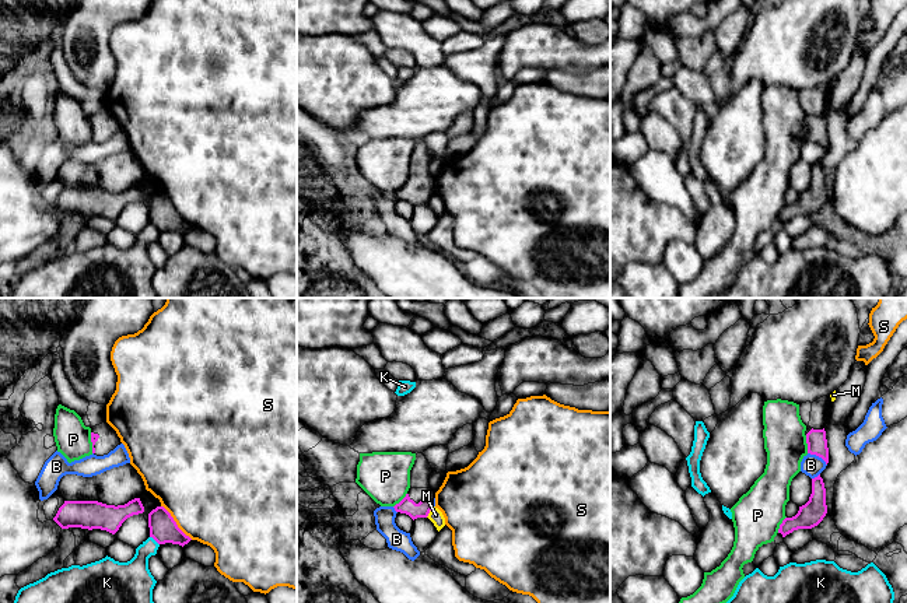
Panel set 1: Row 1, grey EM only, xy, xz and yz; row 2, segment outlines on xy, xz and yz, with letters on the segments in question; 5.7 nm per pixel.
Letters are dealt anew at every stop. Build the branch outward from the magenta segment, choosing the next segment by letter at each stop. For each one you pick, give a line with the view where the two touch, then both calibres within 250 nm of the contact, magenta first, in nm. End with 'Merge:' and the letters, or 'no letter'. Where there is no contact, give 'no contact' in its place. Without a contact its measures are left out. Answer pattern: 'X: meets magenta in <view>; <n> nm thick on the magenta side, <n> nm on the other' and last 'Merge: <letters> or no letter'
Merge: no letter

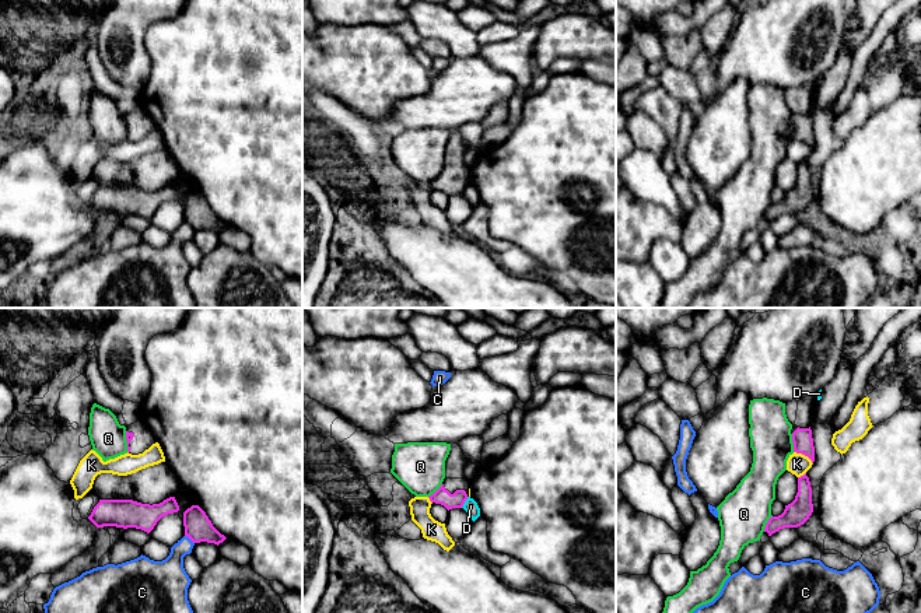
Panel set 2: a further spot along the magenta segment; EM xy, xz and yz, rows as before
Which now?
Merge: no letter

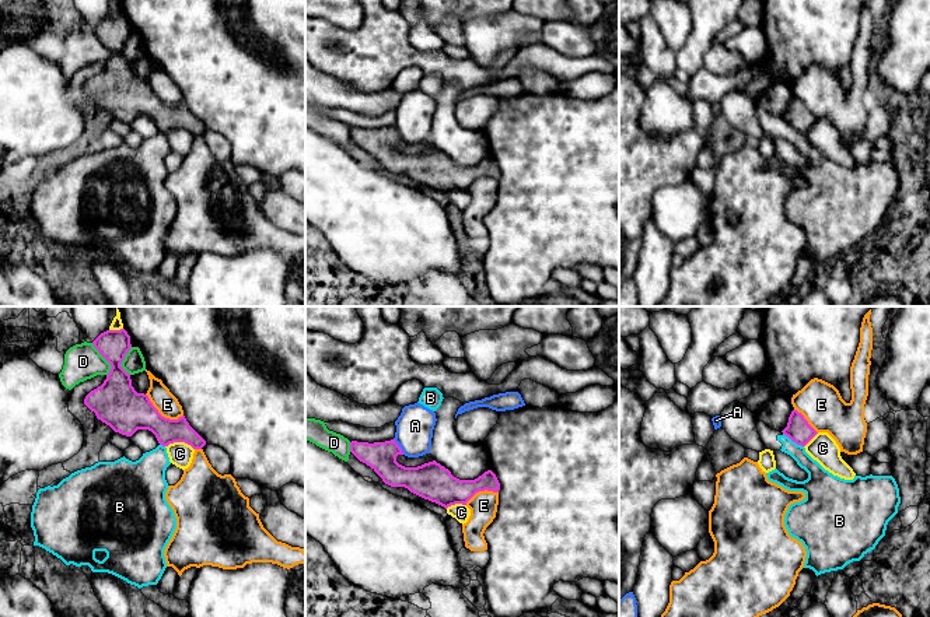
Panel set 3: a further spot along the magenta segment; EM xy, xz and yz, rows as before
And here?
Merge: no letter

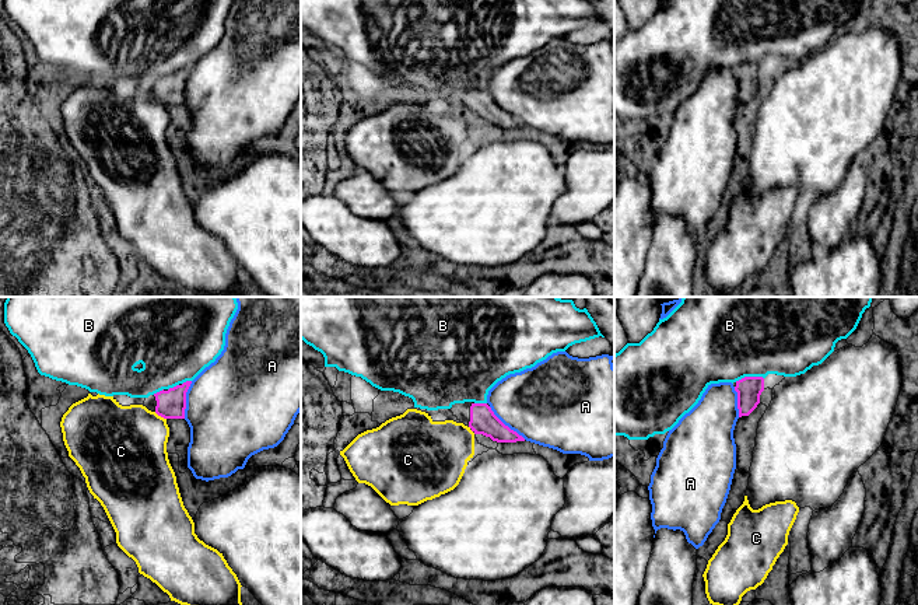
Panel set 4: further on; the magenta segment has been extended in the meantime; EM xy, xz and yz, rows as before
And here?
Merge: no letter

